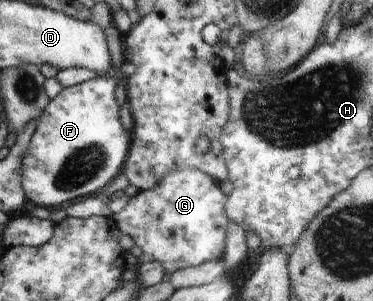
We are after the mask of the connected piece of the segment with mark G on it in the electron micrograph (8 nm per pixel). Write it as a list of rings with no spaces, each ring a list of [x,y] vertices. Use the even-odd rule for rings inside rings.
[[[185,167],[168,172],[154,189],[139,191],[125,208],[111,214],[111,219],[117,223],[119,231],[135,241],[139,264],[158,260],[165,272],[174,273],[179,269],[199,266],[224,254],[226,226],[229,222],[225,209],[227,197],[221,191],[220,183],[202,172]]]

